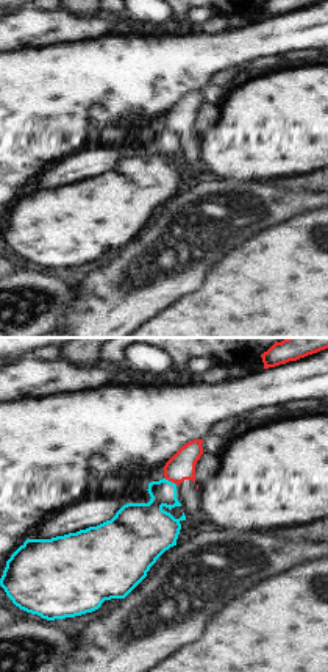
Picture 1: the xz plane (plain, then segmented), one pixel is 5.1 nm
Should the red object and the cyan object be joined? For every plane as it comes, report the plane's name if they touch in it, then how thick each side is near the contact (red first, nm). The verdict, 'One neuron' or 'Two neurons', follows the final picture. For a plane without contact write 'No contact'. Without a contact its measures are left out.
Touches red in xz. Thickness 140 nm (red) against 200 nm

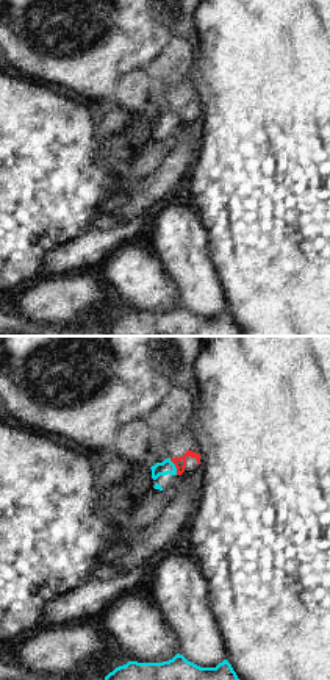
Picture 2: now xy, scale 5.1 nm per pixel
Touches red in xy. Thickness 60 nm (red) against 70 nm

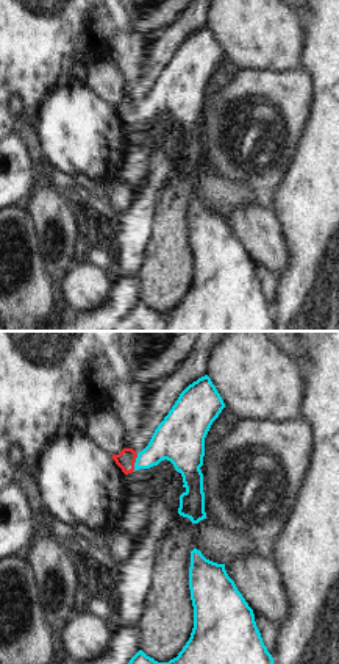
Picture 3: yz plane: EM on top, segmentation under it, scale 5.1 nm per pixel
Touches red in yz. Thickness 100 nm (red) against 240 nm

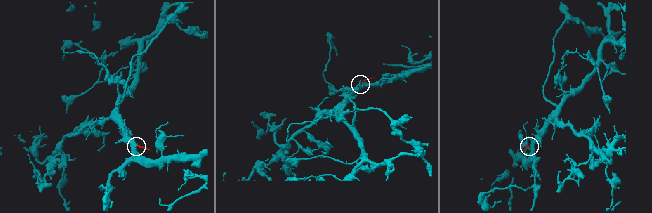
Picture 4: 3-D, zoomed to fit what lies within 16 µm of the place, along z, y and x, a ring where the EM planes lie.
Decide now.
Two neurons

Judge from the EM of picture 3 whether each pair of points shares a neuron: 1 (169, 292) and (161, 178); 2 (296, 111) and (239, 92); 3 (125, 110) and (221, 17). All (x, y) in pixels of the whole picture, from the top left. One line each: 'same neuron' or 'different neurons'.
1: different neurons
2: same neuron
3: different neurons

